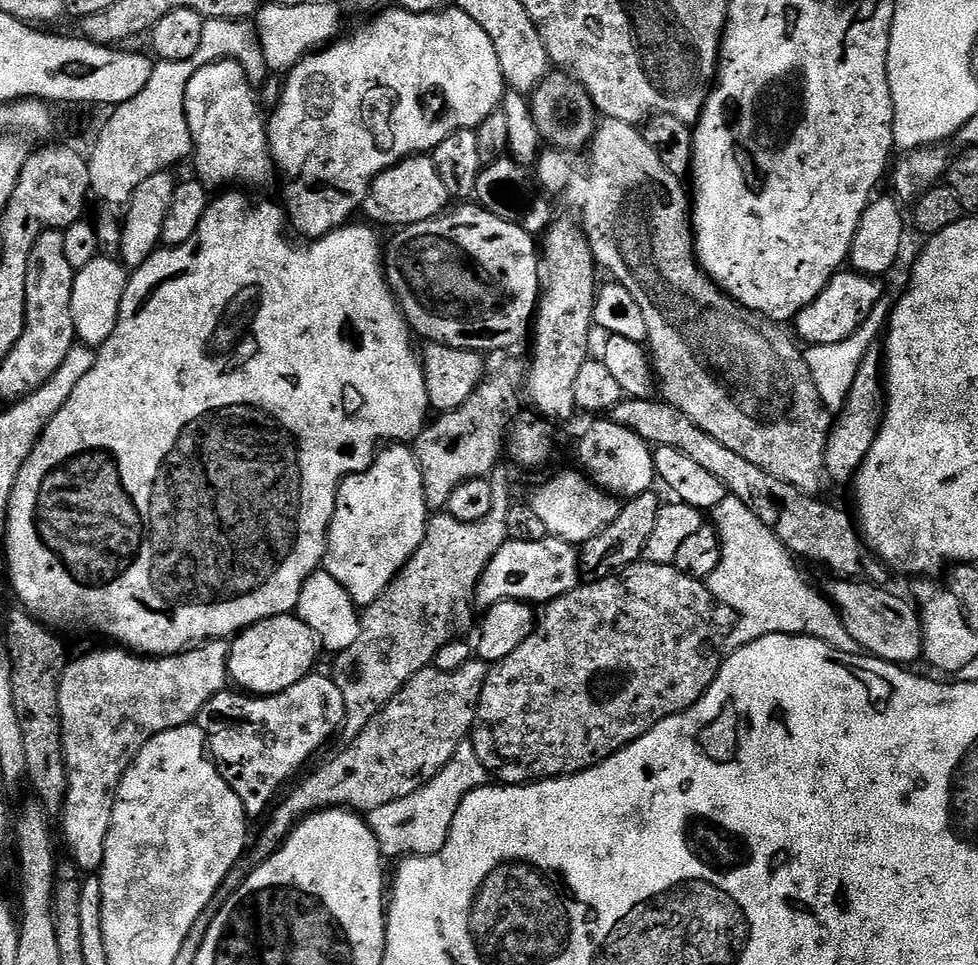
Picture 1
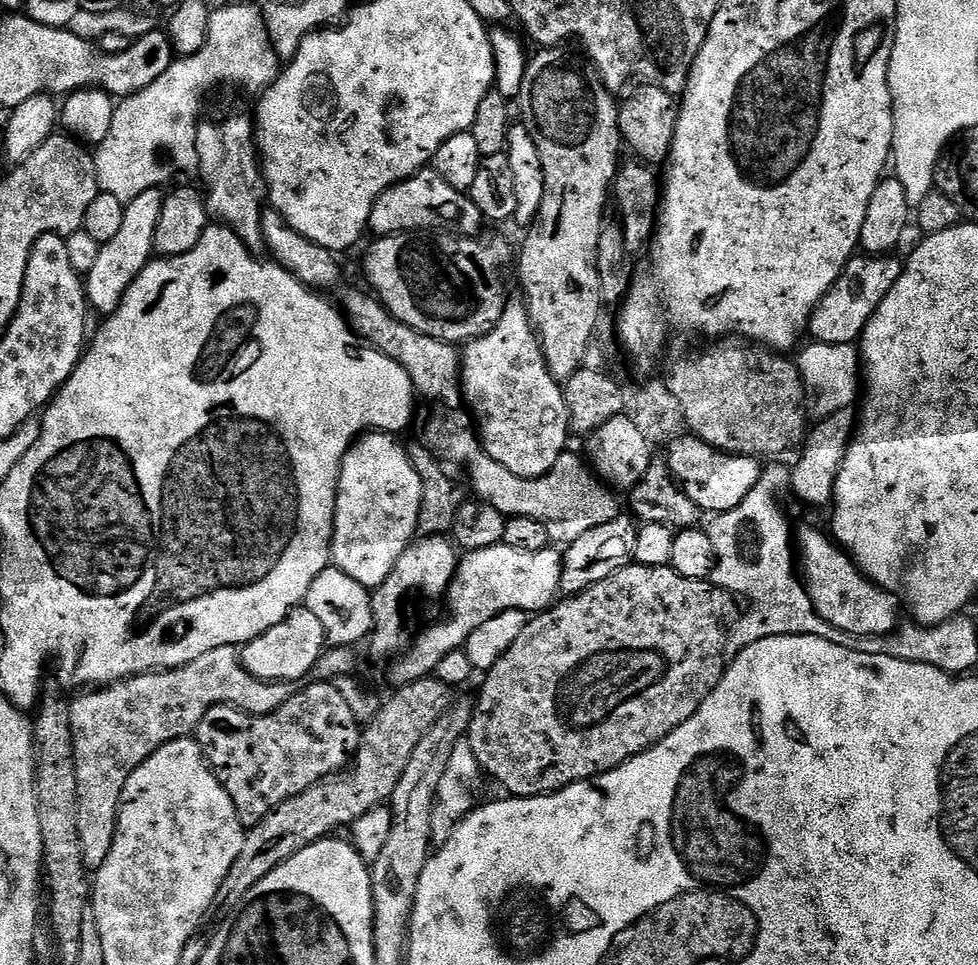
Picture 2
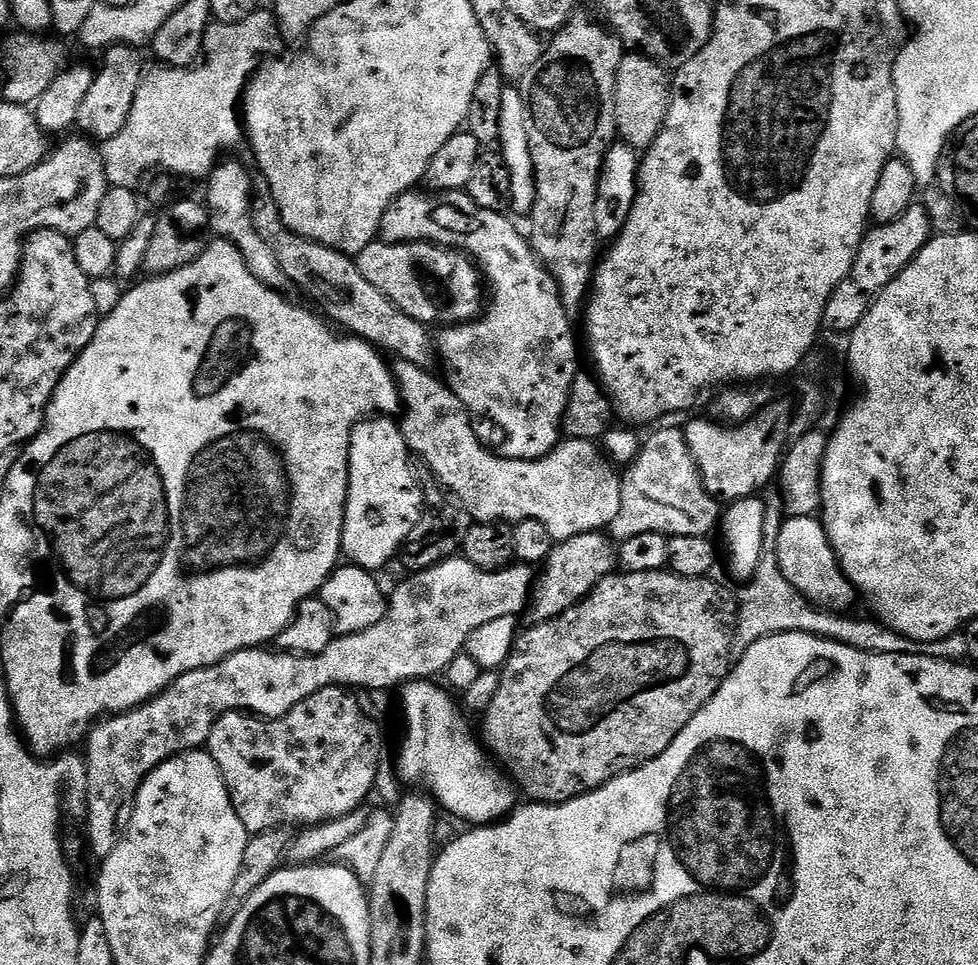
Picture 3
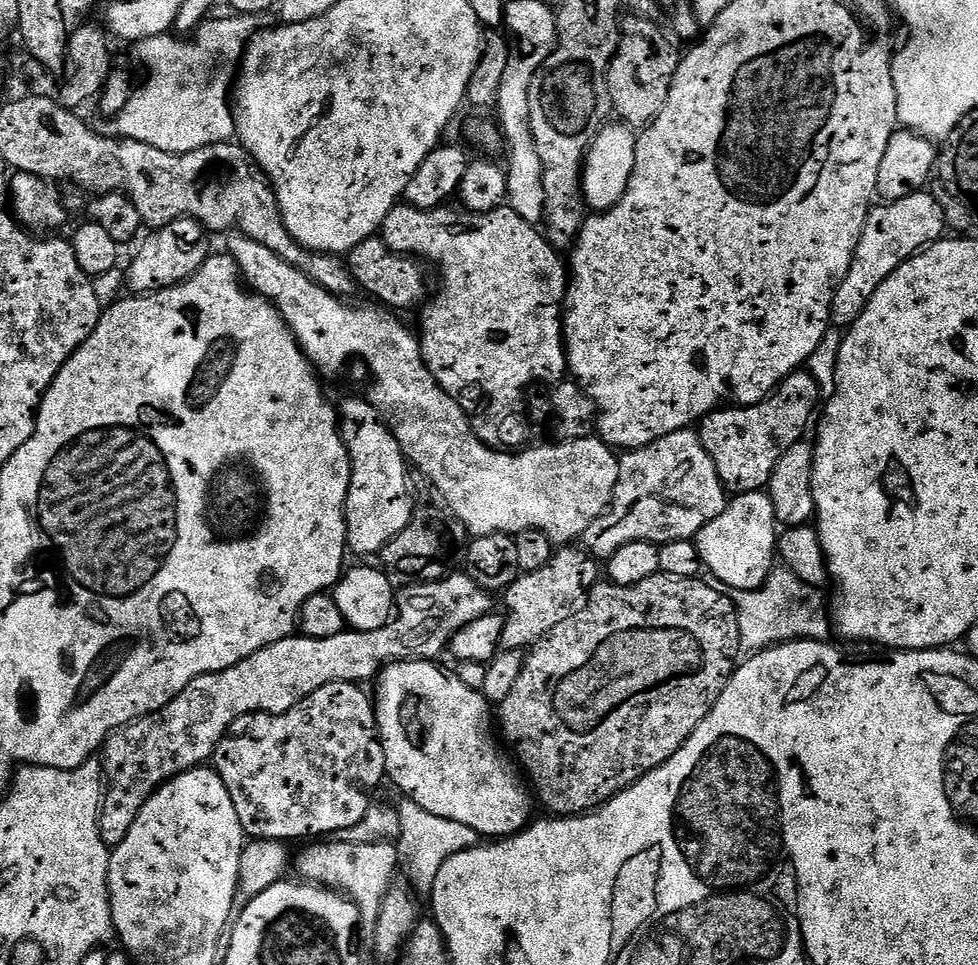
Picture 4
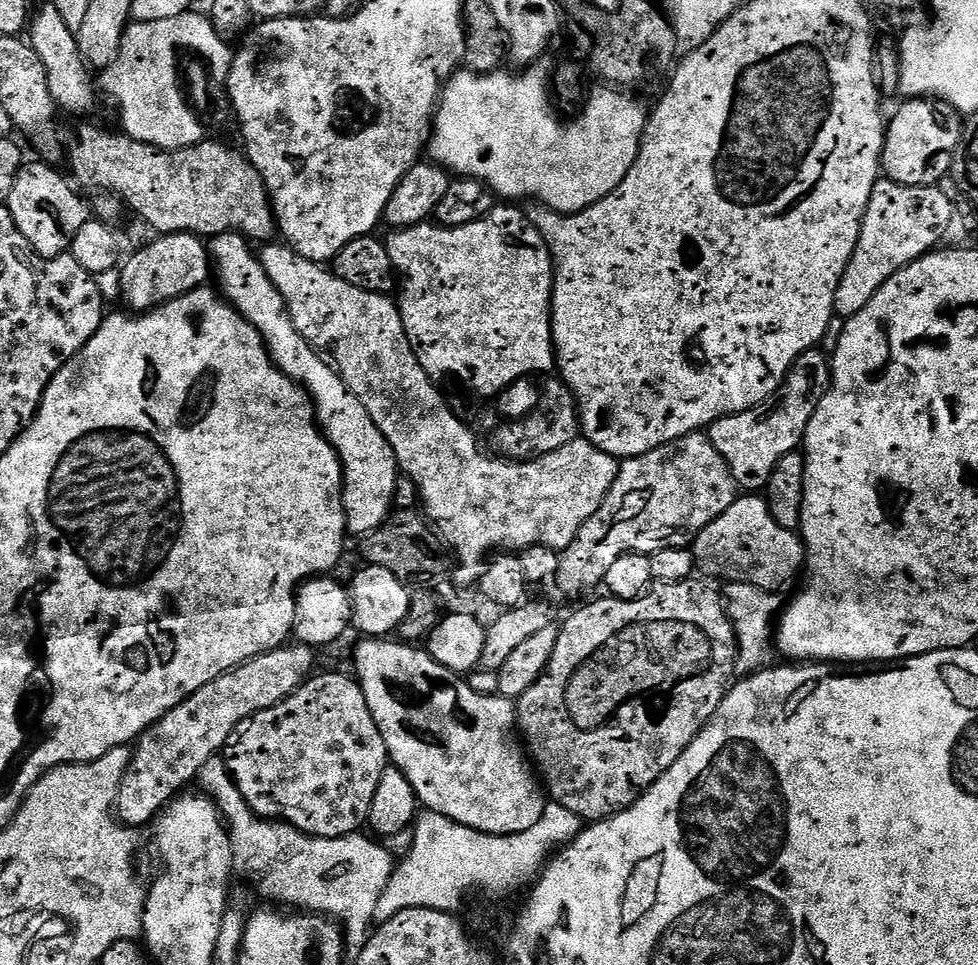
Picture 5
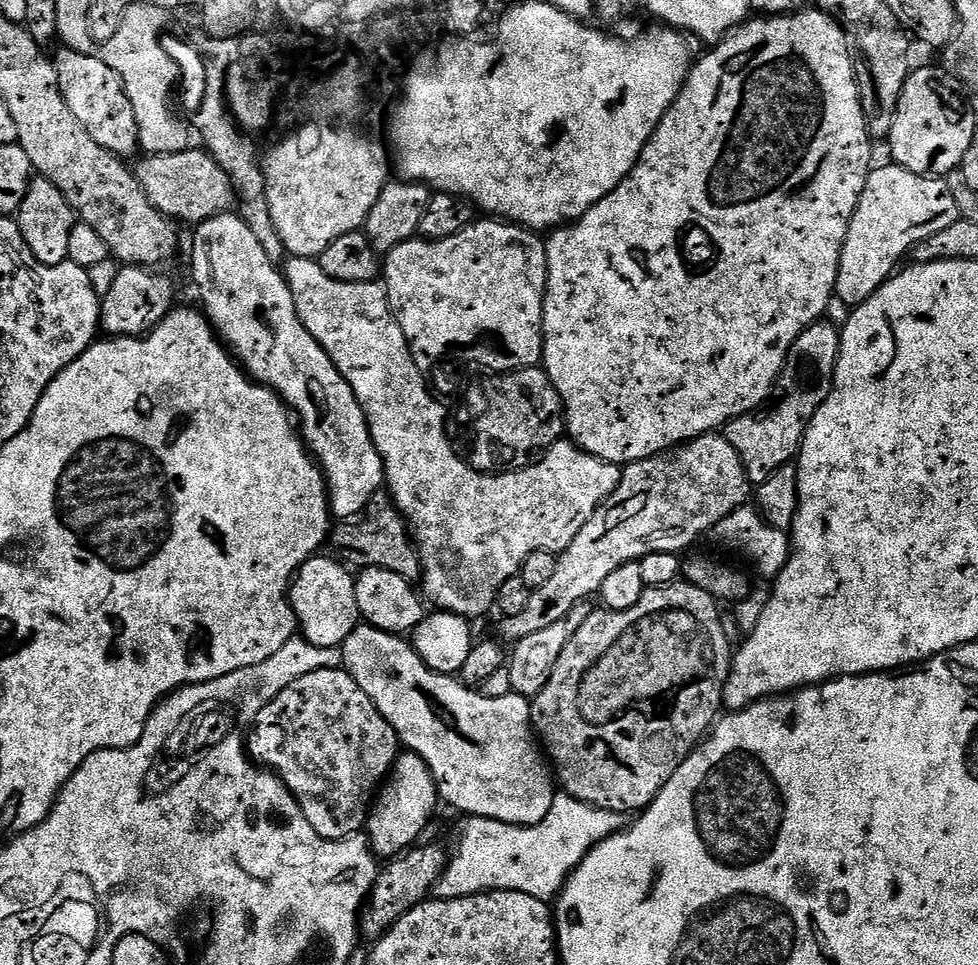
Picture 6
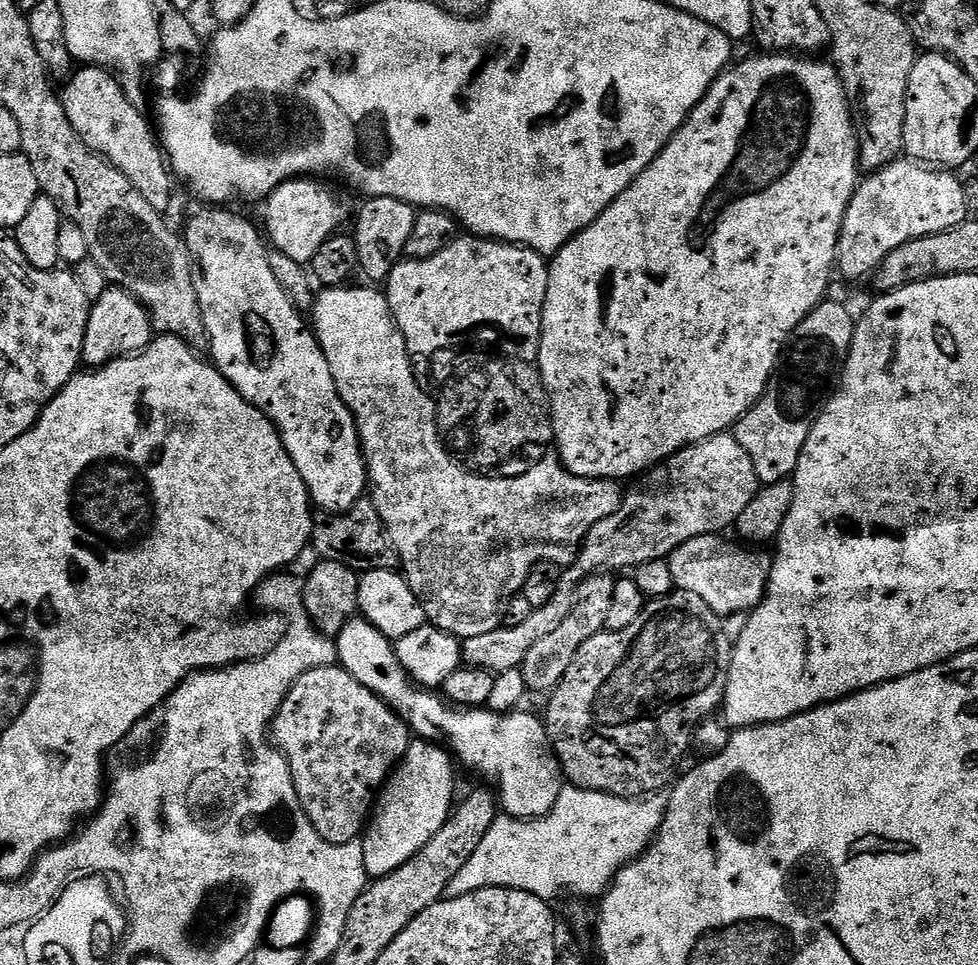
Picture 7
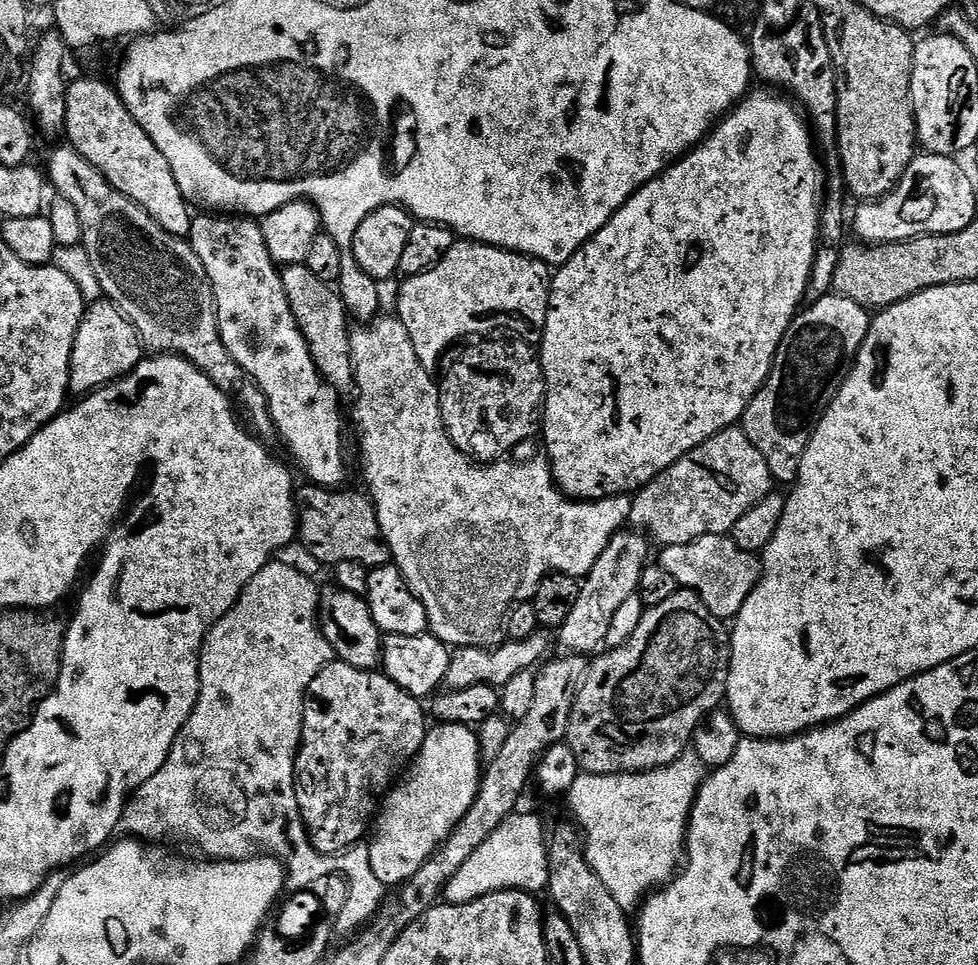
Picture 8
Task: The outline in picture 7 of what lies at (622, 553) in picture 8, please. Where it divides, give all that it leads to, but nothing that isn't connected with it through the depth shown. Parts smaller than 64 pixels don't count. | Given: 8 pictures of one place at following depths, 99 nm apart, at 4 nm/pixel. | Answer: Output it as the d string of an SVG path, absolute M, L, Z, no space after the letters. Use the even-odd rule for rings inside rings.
M611 575L585 576L576 585L574 603L566 622L562 622L562 626L558 626L558 630L554 630L554 634L542 638L530 650L530 654L526 654L519 670L522 678L526 678L529 693L551 693L552 689L560 685L560 680L566 674L566 670L570 670L570 662L574 662L574 654L578 654L578 650L582 650L582 646L586 646L586 642L590 642L590 638L594 638L594 634L607 629L610 618L610 601L614 598L614 586L616 585L616 580L608 576Z

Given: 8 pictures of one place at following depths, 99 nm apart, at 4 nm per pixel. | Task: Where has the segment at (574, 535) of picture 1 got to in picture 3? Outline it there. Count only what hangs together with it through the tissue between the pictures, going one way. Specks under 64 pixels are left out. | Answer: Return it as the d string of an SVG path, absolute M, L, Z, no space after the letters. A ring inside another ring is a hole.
M397 359L394 364L396 387L400 389L402 417L399 421L404 441L413 457L421 456L424 464L457 496L459 507L463 508L473 521L482 524L537 520L550 530L554 539L574 538L574 534L586 534L607 529L618 518L622 506L622 476L615 472L613 461L591 440L565 439L556 445L550 454L537 460L508 460L497 456L481 444L472 429L472 420L462 402L443 379L432 377L427 368L419 368L410 362Z

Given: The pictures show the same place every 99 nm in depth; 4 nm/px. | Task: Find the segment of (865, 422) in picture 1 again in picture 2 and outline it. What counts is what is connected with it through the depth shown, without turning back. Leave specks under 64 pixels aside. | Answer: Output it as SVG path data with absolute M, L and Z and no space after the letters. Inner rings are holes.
M855 407L838 410L838 414L830 414L817 419L811 425L810 431L805 435L804 443L795 457L795 459L797 458L796 464L791 465L792 483L790 492L793 492L802 503L809 504L812 508L824 509L831 505L838 470L842 470L842 462L846 458L857 427L858 412Z

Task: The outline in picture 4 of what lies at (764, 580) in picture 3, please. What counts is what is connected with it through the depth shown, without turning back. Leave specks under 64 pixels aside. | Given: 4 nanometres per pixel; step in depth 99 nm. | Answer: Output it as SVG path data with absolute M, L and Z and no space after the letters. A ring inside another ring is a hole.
M780 566L773 570L765 584L756 592L731 593L732 604L740 627L740 651L745 657L756 656L778 644L791 640L823 640L833 635L834 625L830 619L830 604L819 588L802 582L802 578Z

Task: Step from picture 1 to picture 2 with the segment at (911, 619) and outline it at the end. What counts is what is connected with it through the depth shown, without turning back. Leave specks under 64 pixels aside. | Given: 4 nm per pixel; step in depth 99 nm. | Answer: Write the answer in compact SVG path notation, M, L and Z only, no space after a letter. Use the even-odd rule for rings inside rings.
M816 528L798 532L798 564L810 602L814 602L817 614L826 618L830 626L838 626L838 630L855 636L887 636L896 631L897 597L872 583L831 535L823 536Z

